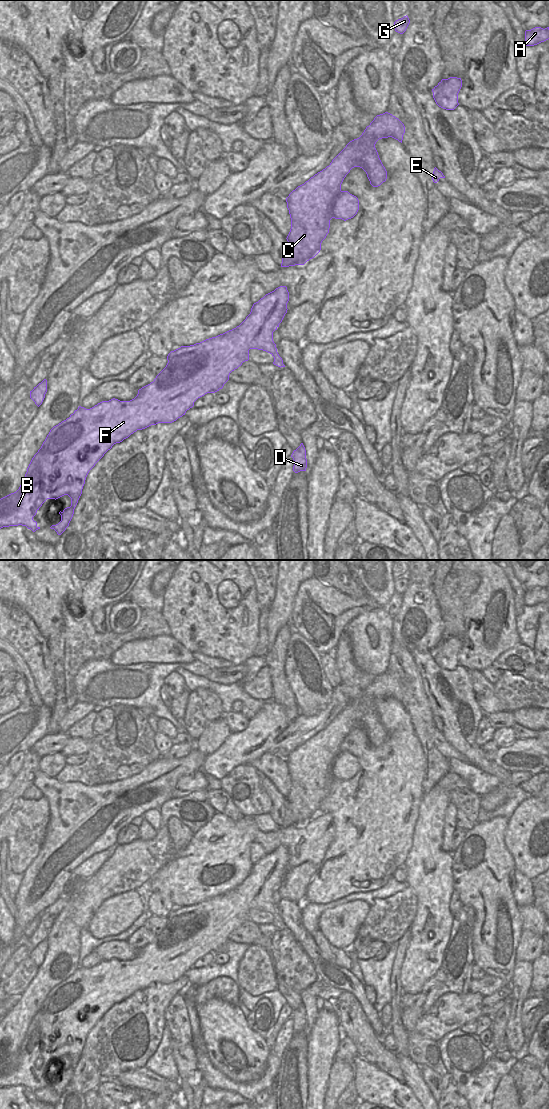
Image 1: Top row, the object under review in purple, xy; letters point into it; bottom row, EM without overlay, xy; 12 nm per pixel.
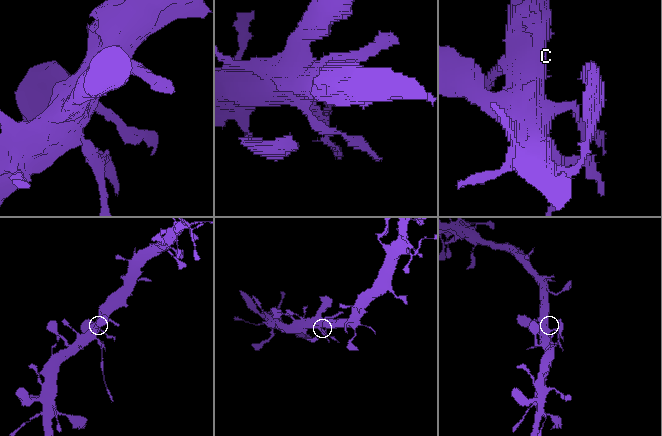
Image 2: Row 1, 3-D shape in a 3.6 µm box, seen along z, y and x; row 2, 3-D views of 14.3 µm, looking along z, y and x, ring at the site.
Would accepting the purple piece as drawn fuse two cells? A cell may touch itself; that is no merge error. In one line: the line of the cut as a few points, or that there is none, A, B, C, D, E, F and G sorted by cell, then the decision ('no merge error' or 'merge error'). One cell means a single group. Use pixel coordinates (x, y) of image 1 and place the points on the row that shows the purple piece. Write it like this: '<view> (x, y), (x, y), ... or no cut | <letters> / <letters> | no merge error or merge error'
xy (275, 347), (275, 351), (272, 354) | A B C E F G / D | merge error

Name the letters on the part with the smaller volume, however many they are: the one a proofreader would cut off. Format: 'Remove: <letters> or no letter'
Remove: D

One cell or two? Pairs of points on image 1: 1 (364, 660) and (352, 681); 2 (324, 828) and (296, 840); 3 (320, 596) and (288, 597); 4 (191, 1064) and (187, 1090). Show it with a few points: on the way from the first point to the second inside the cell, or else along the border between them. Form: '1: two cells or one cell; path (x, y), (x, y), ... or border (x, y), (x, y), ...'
1: two cells; border (350, 646), (353, 662), (359, 668), (376, 675)
2: one cell; path (317, 834), (311, 840), (303, 840)
3: two cells; border (308, 578), (299, 586), (289, 620)
4: one cell; path (185, 1070), (183, 1073), (183, 1084)

